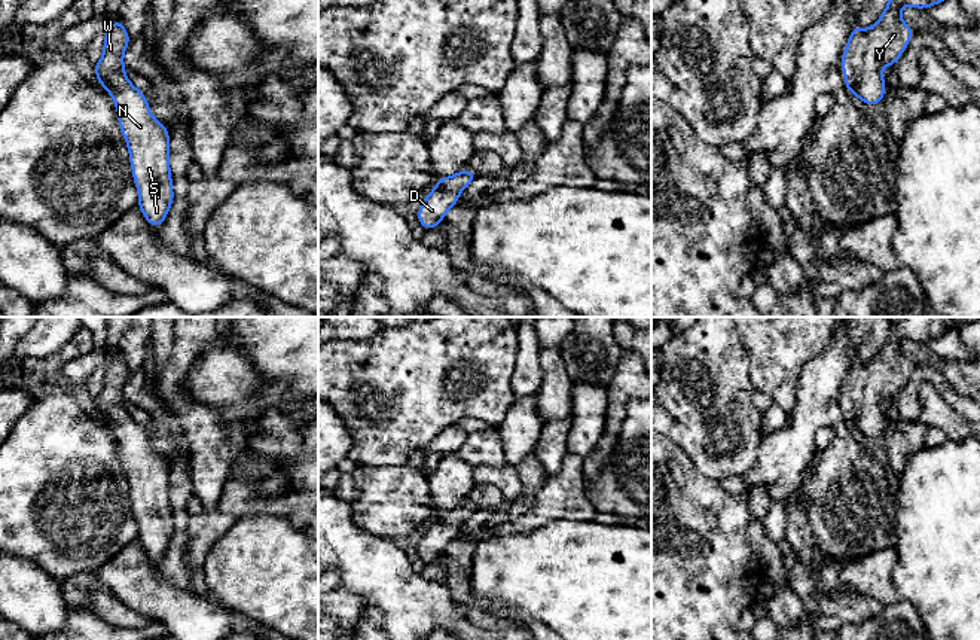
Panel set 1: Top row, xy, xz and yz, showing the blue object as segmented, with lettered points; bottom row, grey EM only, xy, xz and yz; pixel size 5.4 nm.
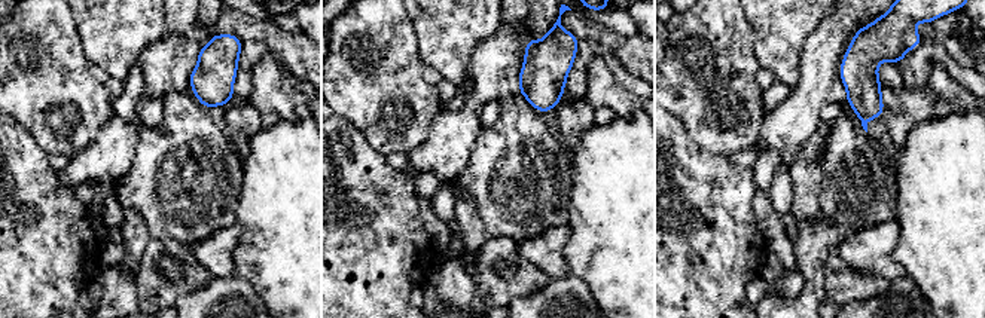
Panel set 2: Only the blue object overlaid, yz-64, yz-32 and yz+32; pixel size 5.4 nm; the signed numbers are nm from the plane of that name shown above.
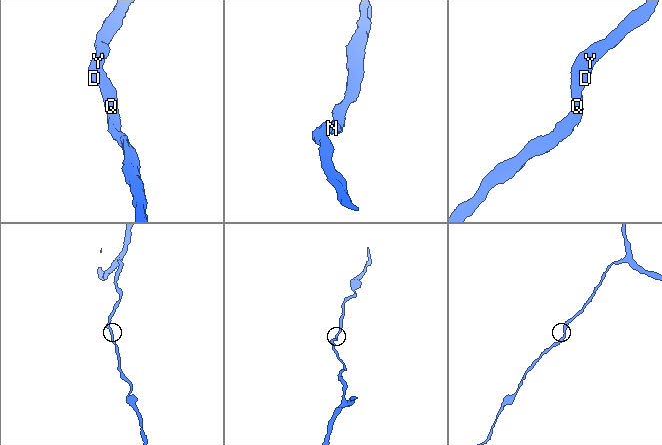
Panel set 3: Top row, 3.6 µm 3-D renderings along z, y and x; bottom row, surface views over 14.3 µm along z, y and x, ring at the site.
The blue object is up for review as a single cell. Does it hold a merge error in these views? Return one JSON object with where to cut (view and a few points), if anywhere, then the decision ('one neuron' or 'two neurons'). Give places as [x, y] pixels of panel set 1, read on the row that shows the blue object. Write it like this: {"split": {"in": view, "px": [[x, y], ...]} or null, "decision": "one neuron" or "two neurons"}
{"split": null, "decision": "one neuron"}

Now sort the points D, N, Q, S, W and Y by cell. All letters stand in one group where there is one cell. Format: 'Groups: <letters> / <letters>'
Groups: D N Q S W Y

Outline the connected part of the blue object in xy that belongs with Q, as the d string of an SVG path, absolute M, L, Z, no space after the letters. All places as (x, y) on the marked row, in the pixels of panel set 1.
M116 19L106 28L104 36L103 58L92 65L94 73L117 110L140 195L137 207L147 223L159 228L174 201L170 131L152 116L144 94L125 76L123 54L131 42L125 25Z

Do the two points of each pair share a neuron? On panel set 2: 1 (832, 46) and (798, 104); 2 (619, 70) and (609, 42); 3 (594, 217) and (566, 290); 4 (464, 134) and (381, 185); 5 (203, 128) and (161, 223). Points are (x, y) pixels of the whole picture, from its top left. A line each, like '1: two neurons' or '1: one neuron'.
1: one neuron
2: two neurons
3: two neurons
4: two neurons
5: one neuron

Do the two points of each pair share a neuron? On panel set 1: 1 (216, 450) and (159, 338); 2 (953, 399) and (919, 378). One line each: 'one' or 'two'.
1: two
2: one

